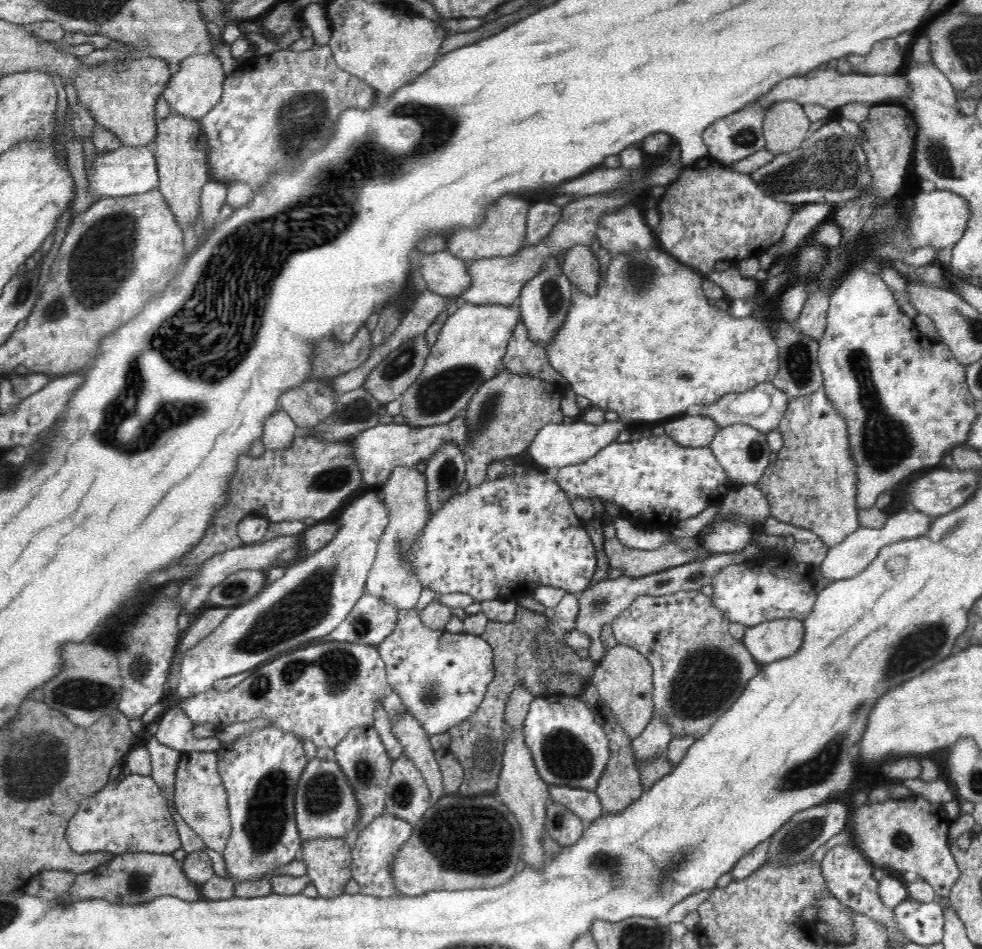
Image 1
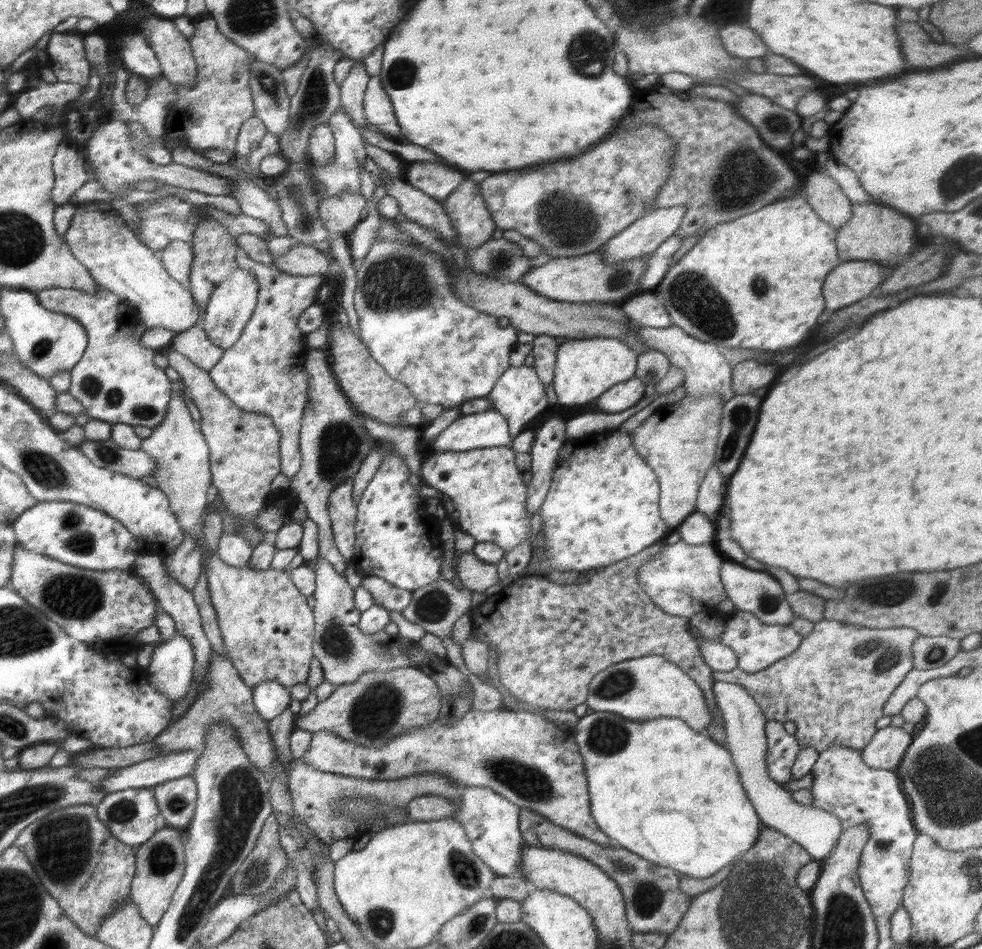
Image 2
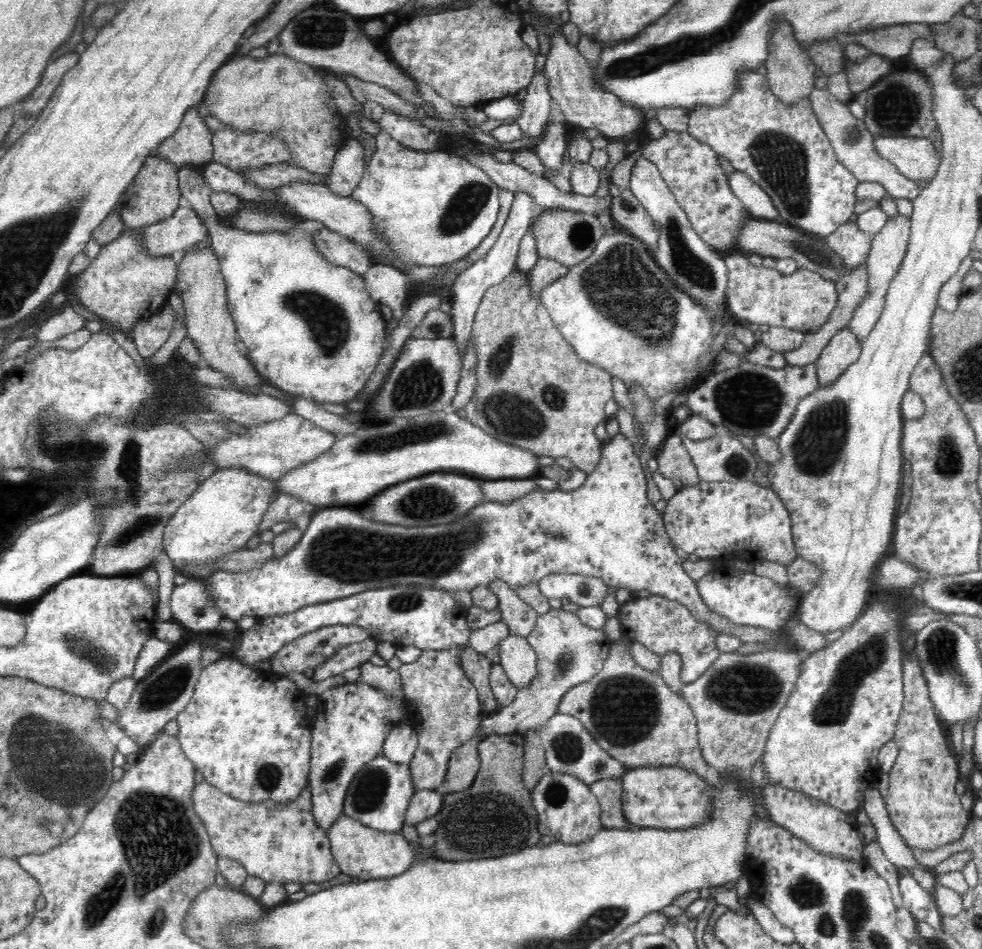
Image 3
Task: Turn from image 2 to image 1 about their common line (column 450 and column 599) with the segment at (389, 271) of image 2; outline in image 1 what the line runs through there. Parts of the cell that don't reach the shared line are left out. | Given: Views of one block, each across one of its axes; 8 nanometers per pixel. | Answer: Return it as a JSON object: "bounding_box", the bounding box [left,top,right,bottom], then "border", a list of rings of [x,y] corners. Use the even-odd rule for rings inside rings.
{"bounding_box":[546,247,779,422],"border":[[[659,247],[648,248],[648,250],[634,250],[634,252],[622,252],[611,256],[605,275],[600,277],[600,285],[596,294],[585,295],[578,288],[573,288],[571,306],[568,308],[568,315],[564,320],[564,326],[560,326],[554,340],[546,346],[547,355],[553,369],[565,378],[565,386],[574,390],[578,396],[584,396],[591,400],[597,408],[618,413],[620,419],[626,422],[642,422],[646,420],[666,420],[672,414],[686,412],[688,406],[694,404],[712,404],[720,400],[724,394],[744,392],[750,390],[760,382],[771,382],[776,376],[779,368],[778,343],[772,332],[762,324],[760,320],[748,315],[745,317],[734,317],[721,312],[716,305],[708,302],[708,297],[702,291],[702,275],[691,268],[682,265],[677,259],[666,253]]]}

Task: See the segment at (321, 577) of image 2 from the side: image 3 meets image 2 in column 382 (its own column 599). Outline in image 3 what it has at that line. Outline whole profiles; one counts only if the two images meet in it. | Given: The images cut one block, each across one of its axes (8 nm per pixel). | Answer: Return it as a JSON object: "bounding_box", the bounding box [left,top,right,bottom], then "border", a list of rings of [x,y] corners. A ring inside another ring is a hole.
{"bounding_box":[477,609,611,736],"border":[[[550,609],[538,617],[533,632],[526,637],[534,649],[538,662],[536,678],[516,693],[514,700],[498,711],[483,718],[477,728],[479,736],[521,733],[539,728],[557,713],[557,706],[564,693],[577,684],[589,681],[602,670],[611,648],[610,637],[601,630],[594,631],[582,625],[580,618],[563,609]]]}

